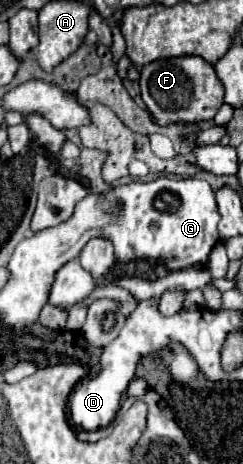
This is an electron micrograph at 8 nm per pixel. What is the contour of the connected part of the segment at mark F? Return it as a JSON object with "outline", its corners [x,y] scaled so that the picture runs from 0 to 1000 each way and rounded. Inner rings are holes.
{"outline":[[[737,121],[613,134],[580,147],[572,181],[580,181],[580,211],[621,246],[621,259],[663,272],[720,263],[811,267],[877,259],[926,207],[918,177],[901,172],[885,147],[827,121]]]}

